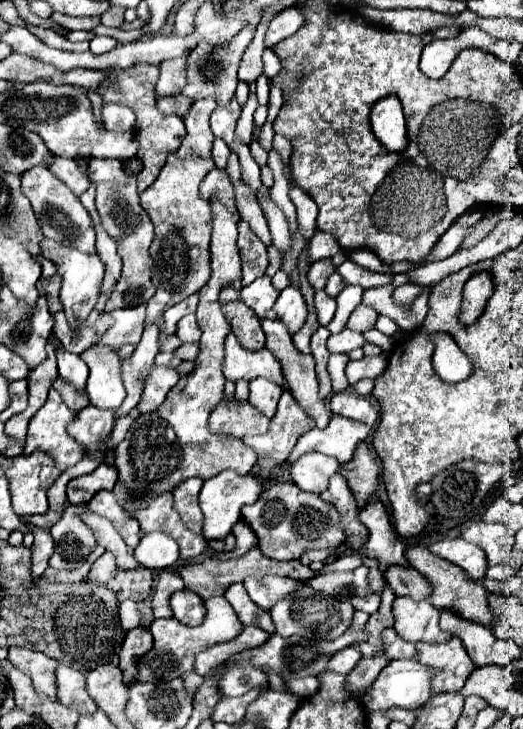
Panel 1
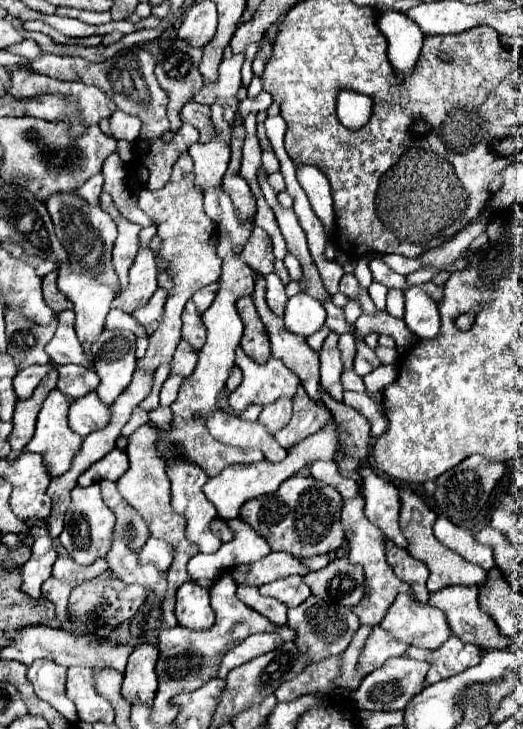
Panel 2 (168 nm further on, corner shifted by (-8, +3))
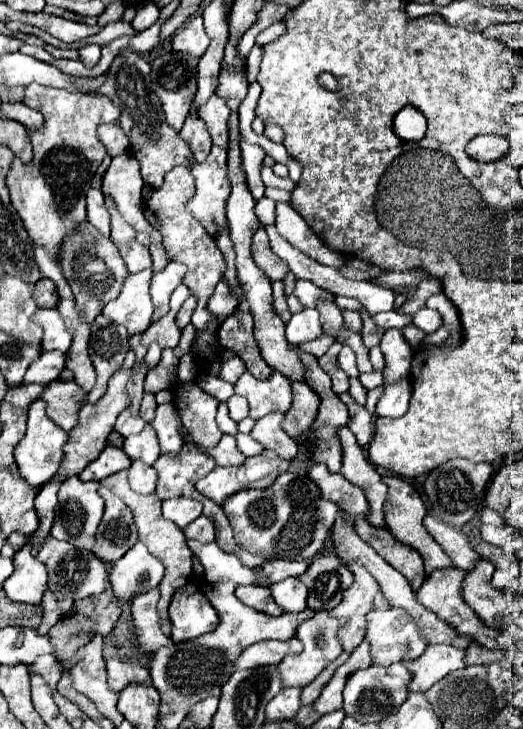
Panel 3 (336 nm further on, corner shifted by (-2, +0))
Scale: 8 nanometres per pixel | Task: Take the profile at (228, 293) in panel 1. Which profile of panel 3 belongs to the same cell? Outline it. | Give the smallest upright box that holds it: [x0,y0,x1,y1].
[218,307,272,379]

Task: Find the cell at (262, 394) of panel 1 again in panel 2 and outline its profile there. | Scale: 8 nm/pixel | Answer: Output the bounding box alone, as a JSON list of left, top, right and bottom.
[258,398,292,436]

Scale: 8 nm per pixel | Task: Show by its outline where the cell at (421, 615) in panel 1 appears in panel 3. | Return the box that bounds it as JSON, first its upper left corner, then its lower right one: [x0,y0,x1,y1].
[368,607,426,665]

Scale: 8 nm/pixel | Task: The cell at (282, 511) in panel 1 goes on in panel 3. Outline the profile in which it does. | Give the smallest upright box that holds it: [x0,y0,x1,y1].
[222,473,338,561]

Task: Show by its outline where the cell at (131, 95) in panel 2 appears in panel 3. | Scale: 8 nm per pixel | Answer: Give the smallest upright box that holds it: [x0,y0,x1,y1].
[90,49,192,189]

